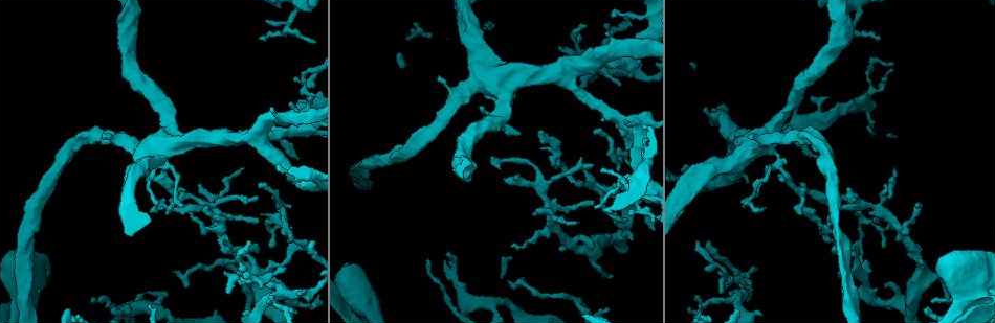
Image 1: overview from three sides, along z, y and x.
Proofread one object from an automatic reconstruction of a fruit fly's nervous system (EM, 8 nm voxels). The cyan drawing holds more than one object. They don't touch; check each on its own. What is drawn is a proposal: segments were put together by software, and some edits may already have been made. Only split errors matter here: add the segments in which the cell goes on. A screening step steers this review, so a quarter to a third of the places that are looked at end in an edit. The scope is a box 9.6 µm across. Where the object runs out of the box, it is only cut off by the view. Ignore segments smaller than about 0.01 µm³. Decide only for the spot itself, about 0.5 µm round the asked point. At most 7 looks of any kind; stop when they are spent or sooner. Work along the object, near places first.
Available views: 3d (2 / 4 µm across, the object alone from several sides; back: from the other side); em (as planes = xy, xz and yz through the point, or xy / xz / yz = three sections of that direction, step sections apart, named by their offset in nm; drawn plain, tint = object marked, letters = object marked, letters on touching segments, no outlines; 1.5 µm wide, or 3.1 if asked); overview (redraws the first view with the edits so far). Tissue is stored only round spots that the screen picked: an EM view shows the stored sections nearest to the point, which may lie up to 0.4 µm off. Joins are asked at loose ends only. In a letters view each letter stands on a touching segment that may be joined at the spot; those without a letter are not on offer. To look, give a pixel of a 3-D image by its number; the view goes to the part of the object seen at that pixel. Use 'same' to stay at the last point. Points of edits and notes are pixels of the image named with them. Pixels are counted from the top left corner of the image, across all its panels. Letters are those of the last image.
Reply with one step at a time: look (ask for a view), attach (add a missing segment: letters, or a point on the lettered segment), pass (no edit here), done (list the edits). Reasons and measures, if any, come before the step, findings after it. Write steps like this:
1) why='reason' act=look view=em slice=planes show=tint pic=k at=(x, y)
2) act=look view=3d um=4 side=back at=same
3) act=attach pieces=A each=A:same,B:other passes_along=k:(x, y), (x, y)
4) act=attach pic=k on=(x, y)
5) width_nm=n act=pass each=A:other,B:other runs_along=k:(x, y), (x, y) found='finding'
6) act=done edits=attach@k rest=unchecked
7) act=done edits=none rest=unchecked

why='thin end' act=look view=em slice=xy step=4 show=tint pic=1 at=(696, 296)

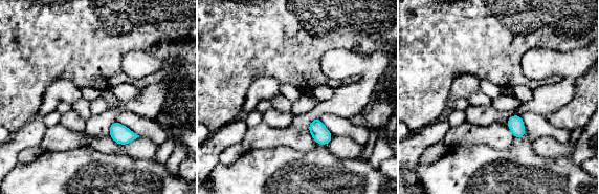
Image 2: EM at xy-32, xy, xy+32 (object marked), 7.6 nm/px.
why='another direction' act=look view=em slice=planes show=letters at=same

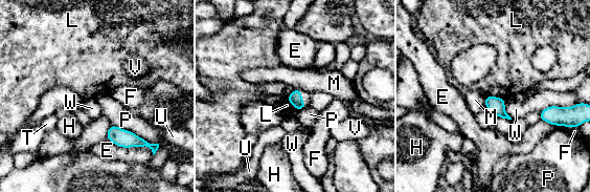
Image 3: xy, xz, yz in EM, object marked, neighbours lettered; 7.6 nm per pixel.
act=pass each=E:other,F:other,H:other,L:other,M:other,P:other,T:other,U:other,V:other,W:other border=3:(485, 94), (500, 97), (505, 100) found='no lettered segment goes on from it'

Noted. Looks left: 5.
why='tapers out' act=look view=3d um=4 pic=1 at=(802, 185)

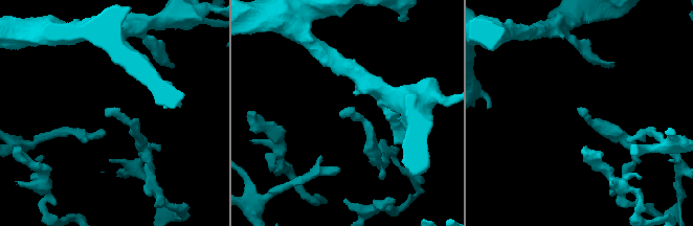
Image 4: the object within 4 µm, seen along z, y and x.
act=look view=em slice=planes show=tint pic=4 at=(585, 110)

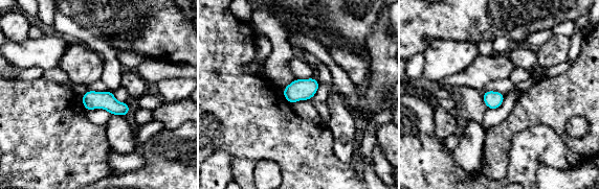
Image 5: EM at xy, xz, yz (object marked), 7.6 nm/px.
why='see the neighbours' act=look view=em slice=planes show=letters at=same

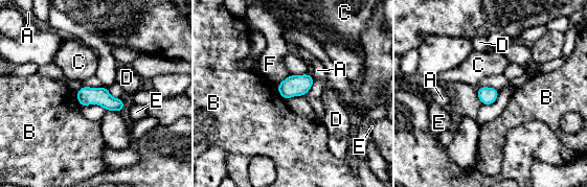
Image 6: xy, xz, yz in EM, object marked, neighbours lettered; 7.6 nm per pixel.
act=pass each=A:other,B:other,C:other,D:other,E:other,F:other border=6:(75, 91), (77, 102), (81, 106) found='none of them fits'

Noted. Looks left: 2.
why='branch stops here' act=look view=em slice=yz step=8 show=letters pic=1 at=(923, 310)

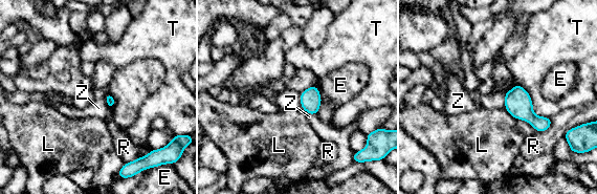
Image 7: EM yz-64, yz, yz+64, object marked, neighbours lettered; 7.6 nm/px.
act=pass each=E:other,L:other,R:other,T:other,Z:other border=7:(109, 91), (105, 102), (110, 109) found='no lettered segment goes on from it'

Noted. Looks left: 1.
act=done edits=none rest=unchecked

